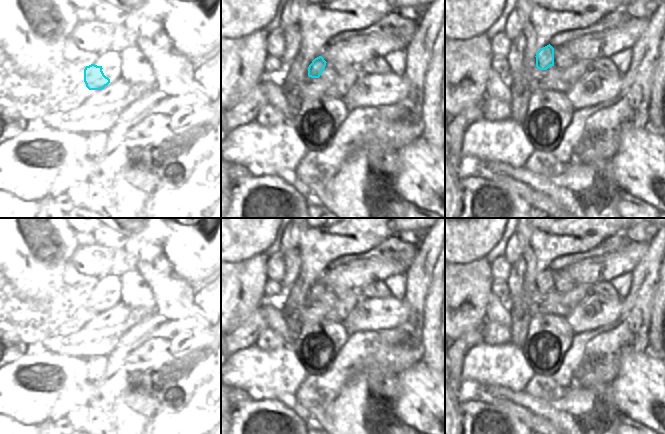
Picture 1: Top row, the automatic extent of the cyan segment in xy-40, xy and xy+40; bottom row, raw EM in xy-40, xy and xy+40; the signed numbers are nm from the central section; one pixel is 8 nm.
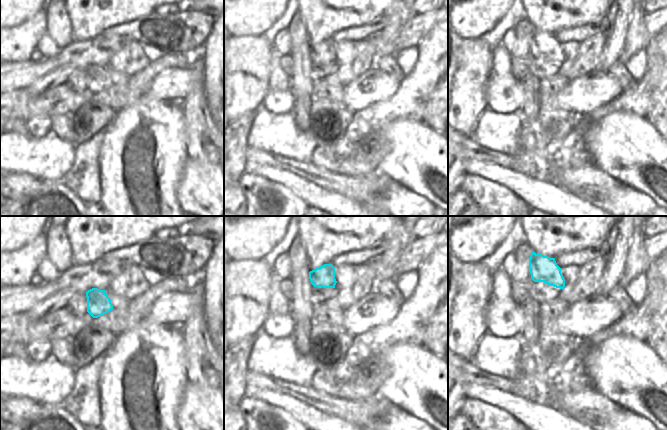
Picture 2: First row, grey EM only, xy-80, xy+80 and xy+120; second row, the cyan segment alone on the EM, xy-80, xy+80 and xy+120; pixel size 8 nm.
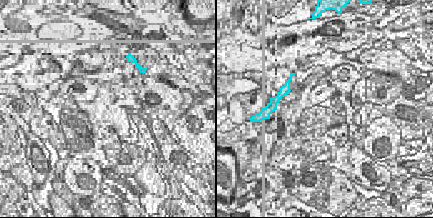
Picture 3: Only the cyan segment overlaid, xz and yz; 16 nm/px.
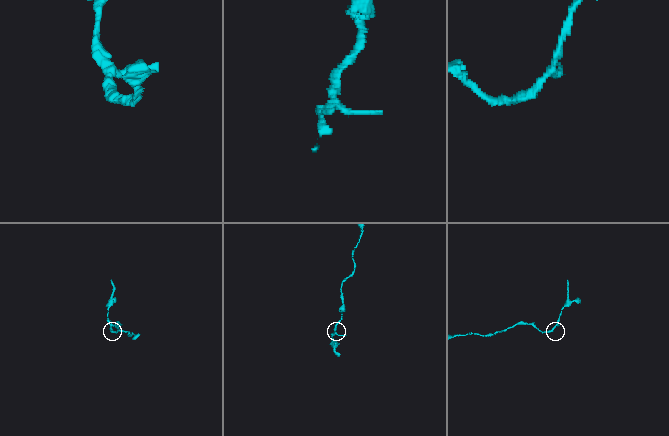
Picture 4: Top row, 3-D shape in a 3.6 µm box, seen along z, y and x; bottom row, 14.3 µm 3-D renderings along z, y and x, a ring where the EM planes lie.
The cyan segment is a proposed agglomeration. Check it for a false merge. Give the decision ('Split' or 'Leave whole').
Split

